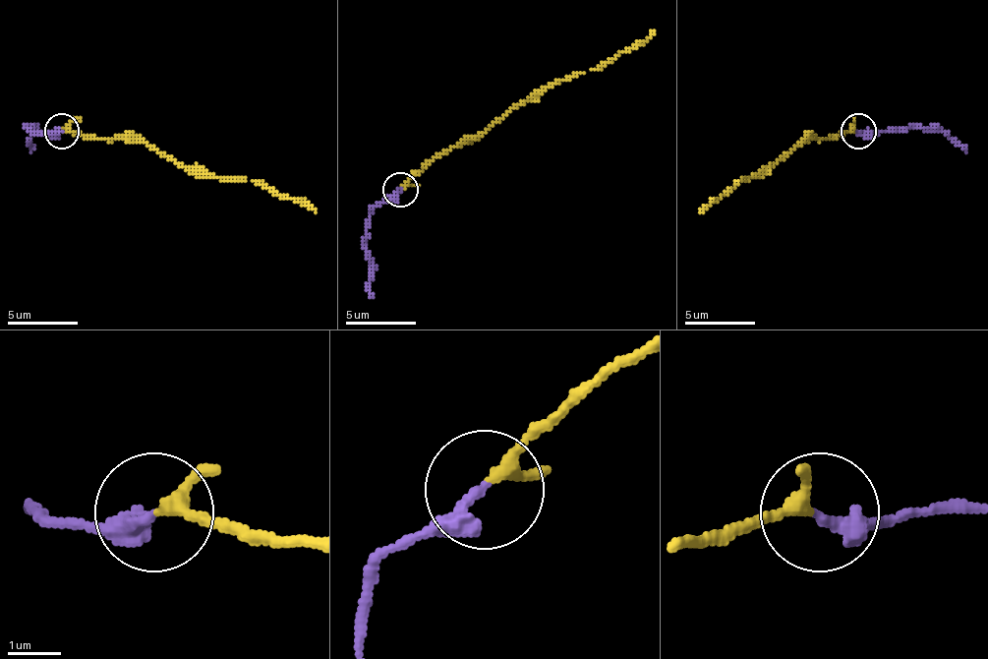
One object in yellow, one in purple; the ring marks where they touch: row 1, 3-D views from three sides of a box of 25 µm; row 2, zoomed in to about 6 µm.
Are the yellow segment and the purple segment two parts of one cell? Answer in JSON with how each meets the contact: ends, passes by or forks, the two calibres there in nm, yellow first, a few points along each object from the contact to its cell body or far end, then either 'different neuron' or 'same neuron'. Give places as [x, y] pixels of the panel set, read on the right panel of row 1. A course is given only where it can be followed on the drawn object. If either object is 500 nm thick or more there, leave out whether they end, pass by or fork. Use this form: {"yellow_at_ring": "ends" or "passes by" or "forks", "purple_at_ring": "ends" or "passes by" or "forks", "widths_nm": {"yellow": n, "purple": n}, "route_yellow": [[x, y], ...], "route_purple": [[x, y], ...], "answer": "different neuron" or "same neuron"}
{"yellow_at_ring": "passes by", "purple_at_ring": "ends", "widths_nm": {"yellow": 200, "purple": 320}, "route_yellow": [[857, 132], [805, 139], [773, 166], [766, 166], [756, 177], [738, 181], [699, 212]], "route_purple": [[857, 132], [875, 135], [913, 124], [942, 128], [966, 152]], "answer": "same neuron"}

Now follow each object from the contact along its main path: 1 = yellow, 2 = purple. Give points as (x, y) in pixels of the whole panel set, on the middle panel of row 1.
1: (401, 189), (430, 160), (482, 136), (520, 104), (538, 97), (549, 87), (602, 69), (654, 30)
2: (401, 189), (377, 206), (366, 245), (370, 297)

